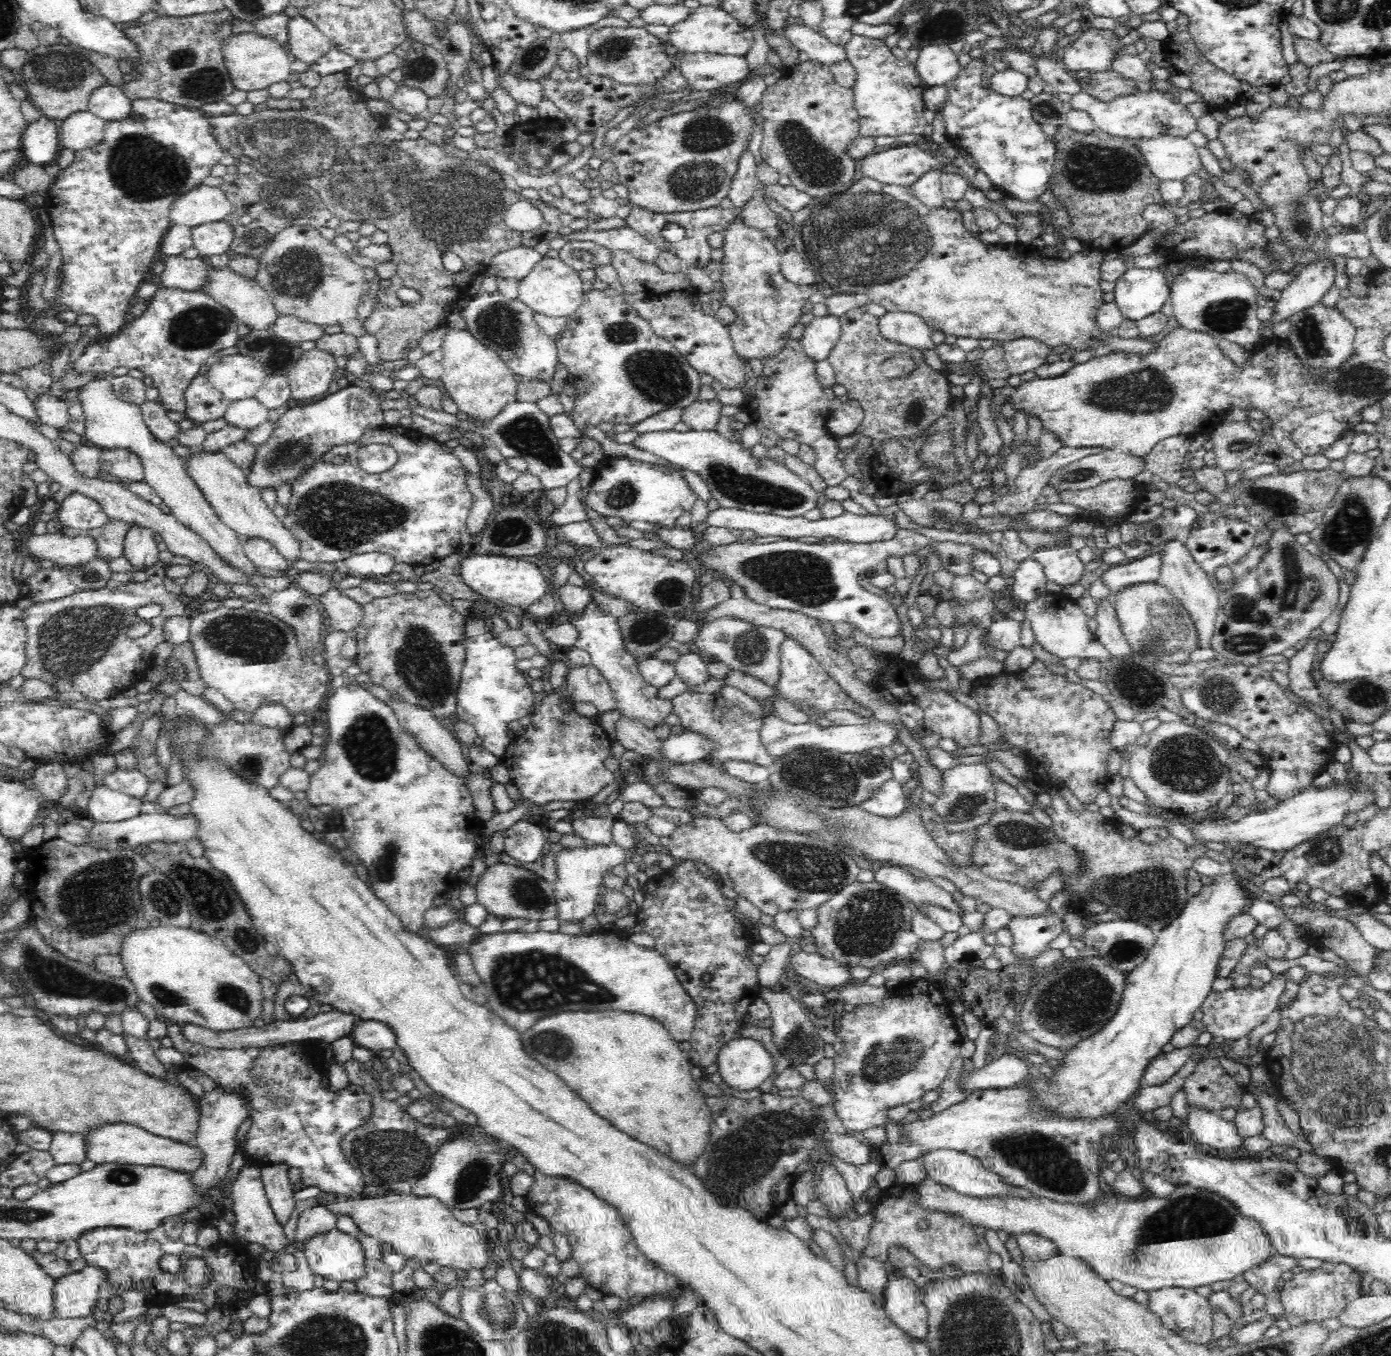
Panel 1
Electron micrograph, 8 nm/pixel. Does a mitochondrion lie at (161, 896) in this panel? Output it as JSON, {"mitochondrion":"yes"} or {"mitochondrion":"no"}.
{"mitochondrion":"yes"}

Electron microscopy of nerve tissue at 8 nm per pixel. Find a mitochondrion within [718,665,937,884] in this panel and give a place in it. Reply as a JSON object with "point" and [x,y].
{"point":[842,780]}

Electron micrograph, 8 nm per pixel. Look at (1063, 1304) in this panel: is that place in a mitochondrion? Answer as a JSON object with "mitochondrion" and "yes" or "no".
{"mitochondrion":"no"}

